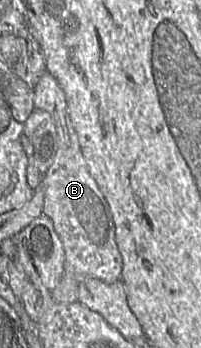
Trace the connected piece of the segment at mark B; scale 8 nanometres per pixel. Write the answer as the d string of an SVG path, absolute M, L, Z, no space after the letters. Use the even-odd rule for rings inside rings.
M45 71L34 90L35 109L44 110L51 115L58 137L54 161L40 184L40 187L45 188L43 215L51 219L65 255L63 277L51 292L55 302L74 303L78 302L78 283L84 277L94 277L107 283L120 281L122 257L115 240L115 224L110 207L83 157L63 89Z

